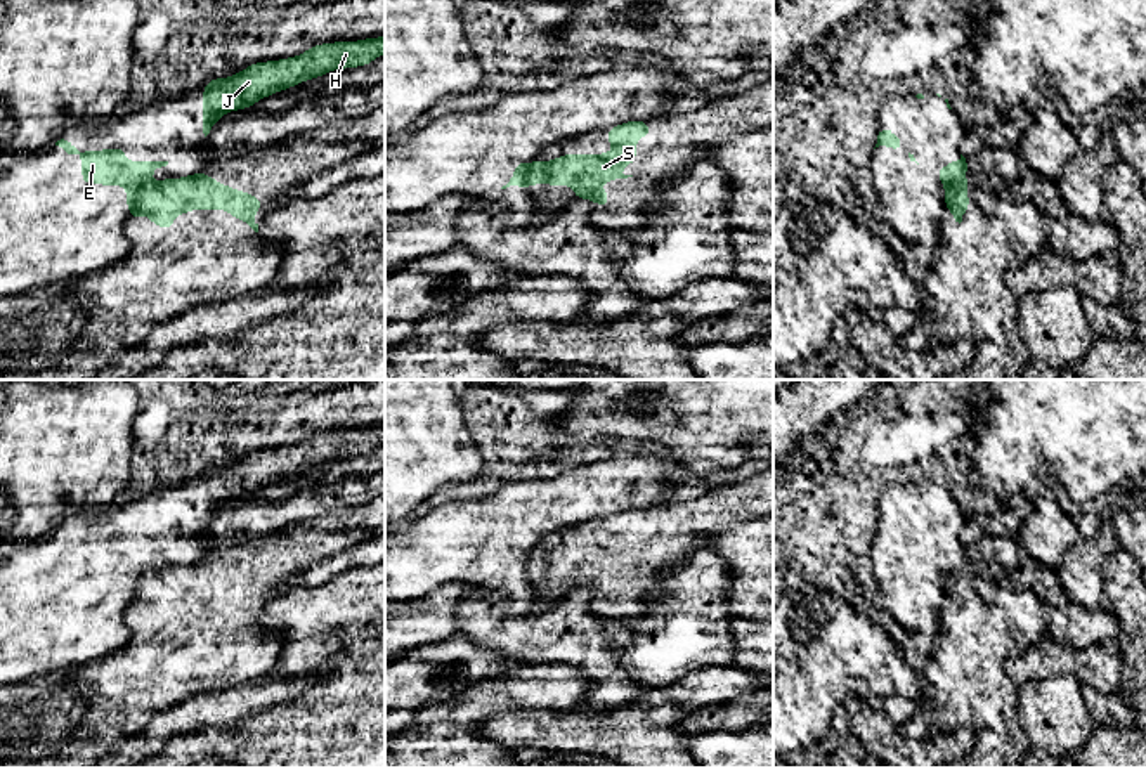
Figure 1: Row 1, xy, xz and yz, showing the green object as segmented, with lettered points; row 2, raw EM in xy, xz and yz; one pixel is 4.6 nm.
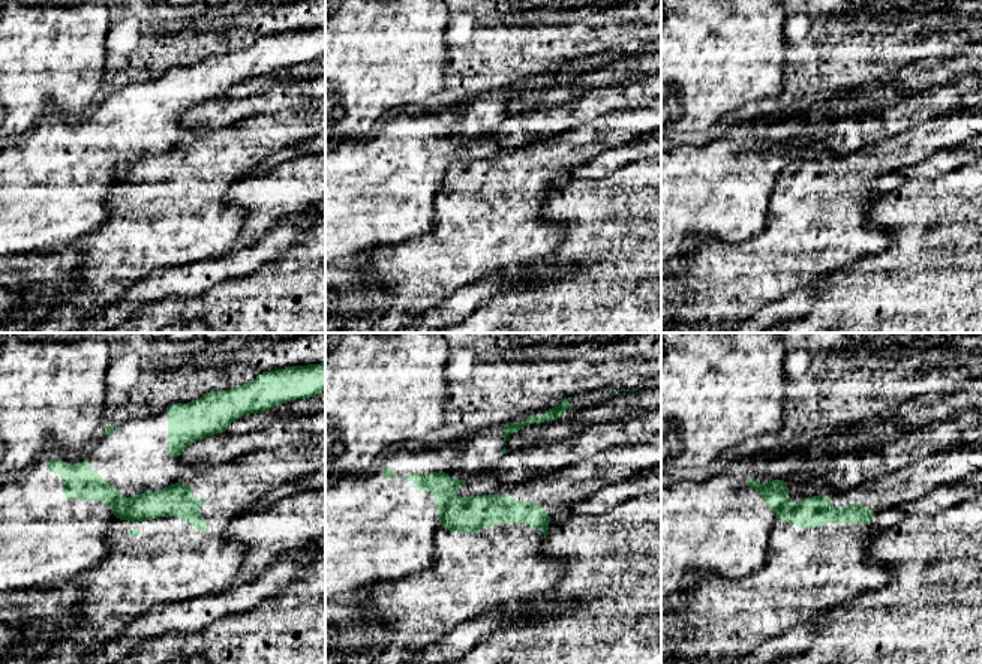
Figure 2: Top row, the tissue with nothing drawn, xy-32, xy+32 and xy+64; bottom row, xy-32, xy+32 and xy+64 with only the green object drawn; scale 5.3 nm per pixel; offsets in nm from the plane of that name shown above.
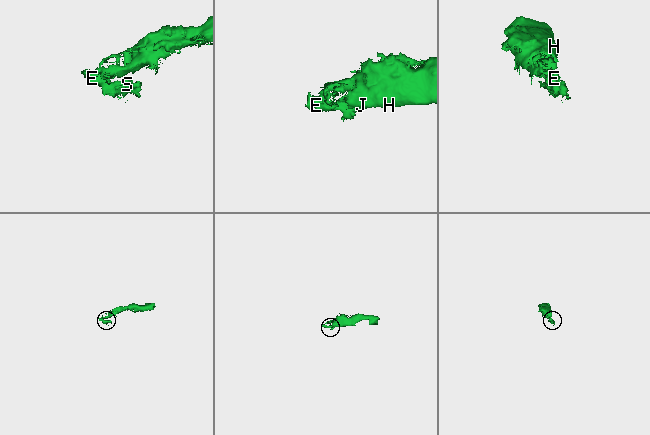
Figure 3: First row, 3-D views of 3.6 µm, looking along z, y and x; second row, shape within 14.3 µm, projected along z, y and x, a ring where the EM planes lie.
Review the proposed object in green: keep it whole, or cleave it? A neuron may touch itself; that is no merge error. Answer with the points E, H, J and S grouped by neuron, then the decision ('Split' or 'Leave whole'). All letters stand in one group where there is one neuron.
Groups: E H J / S. Split

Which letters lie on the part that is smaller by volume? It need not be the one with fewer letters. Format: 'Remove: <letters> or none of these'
Remove: S

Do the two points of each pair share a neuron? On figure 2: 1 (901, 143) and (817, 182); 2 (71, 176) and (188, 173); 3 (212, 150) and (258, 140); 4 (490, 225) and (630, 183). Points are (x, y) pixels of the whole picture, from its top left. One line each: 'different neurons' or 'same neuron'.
1: same neuron
2: different neurons
3: same neuron
4: different neurons

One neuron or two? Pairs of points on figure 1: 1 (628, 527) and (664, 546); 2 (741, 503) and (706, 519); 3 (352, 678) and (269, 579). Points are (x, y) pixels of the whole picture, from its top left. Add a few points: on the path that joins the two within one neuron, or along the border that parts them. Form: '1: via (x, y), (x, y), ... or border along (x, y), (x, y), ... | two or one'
1: via (630, 538), (638, 546), (654, 546) | one
2: via (732, 503), (720, 505), (715, 510) | one
3: border along (281, 588), (271, 597) | two

